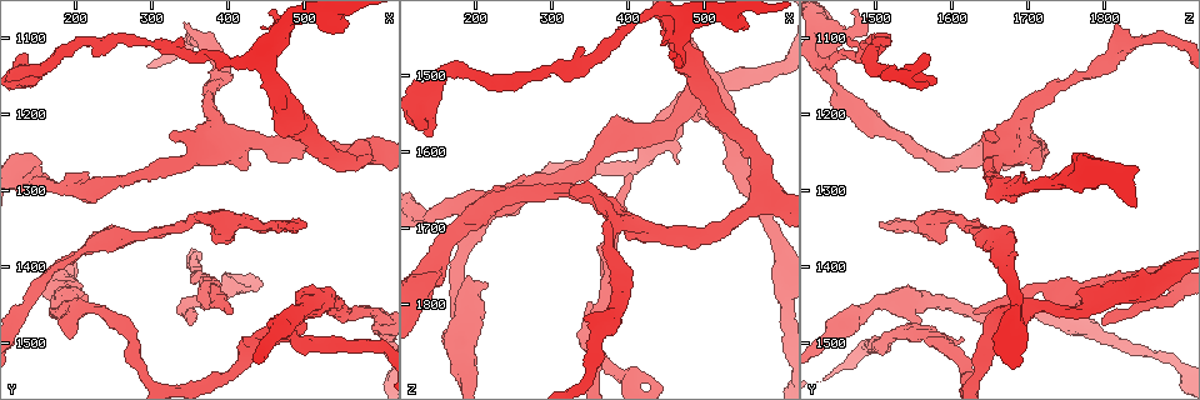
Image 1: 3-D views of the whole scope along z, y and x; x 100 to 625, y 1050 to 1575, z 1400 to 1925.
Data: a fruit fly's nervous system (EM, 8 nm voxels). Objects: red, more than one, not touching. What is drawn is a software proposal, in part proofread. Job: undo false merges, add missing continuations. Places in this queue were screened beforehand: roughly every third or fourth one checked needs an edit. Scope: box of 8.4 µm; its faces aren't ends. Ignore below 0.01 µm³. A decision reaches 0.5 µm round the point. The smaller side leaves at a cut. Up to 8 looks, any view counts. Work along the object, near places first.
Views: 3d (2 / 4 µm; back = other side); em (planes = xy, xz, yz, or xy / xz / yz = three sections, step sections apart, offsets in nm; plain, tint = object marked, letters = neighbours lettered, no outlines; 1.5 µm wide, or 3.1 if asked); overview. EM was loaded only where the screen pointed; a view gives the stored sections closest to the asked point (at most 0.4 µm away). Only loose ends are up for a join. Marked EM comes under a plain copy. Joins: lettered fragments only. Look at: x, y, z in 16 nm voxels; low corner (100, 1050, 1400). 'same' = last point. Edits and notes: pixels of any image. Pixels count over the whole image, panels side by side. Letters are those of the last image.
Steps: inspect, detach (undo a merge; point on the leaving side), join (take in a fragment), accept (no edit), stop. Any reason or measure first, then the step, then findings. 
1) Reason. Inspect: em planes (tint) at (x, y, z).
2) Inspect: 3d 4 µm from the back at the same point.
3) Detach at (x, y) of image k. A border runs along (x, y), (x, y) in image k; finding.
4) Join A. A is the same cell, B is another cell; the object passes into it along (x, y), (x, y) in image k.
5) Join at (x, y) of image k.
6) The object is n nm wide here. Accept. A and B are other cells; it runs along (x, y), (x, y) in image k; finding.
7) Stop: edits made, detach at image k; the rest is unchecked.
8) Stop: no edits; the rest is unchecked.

Sharp bend. Inspect: em yz step 8 (tint) at (495, 1460, 1545).

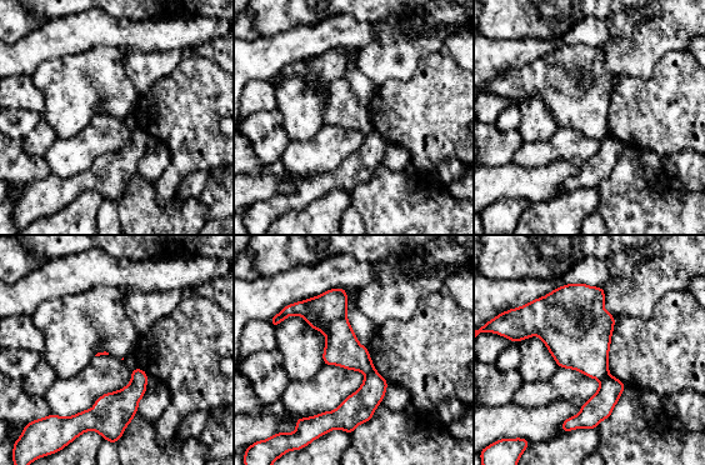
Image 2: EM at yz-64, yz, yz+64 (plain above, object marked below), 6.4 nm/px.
Inspect: em planes (letters) at the same point.

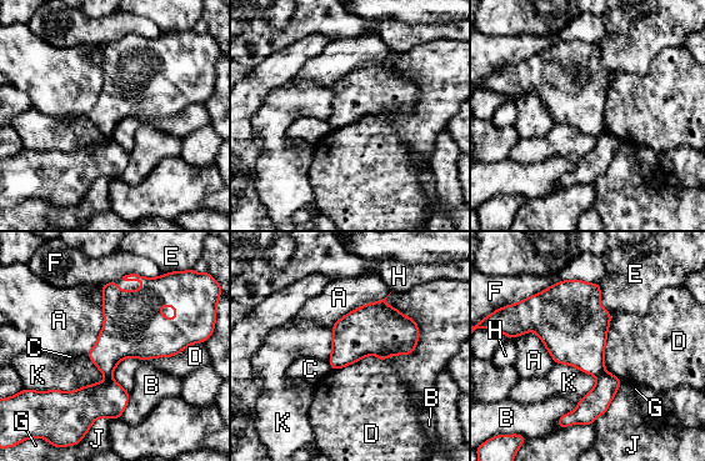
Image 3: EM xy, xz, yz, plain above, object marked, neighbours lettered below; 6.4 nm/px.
Detach at (579, 341) of image 3. A, B, C, D, E, F, G, H, J and K are other cells; a border runs along (603, 370), (596, 376) in image 3; a second neuron is stuck on.

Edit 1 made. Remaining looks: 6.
Free end. Inspect: 3d 4 µm at (340, 1105, 1460).

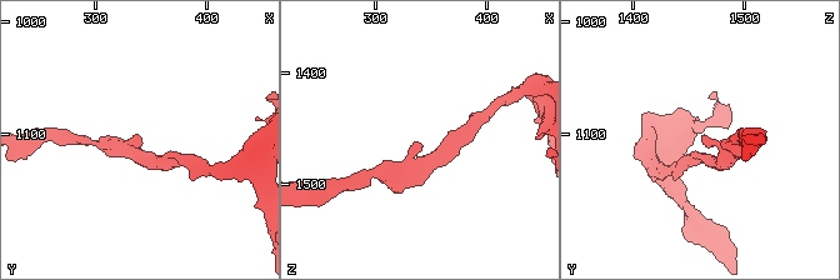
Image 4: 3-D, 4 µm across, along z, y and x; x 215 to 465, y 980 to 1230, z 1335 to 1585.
The arms are 180, 220 nm wide; shape alone is not enough. Inspect: em xy step 8 (letters) at (340, 1102, 1462).

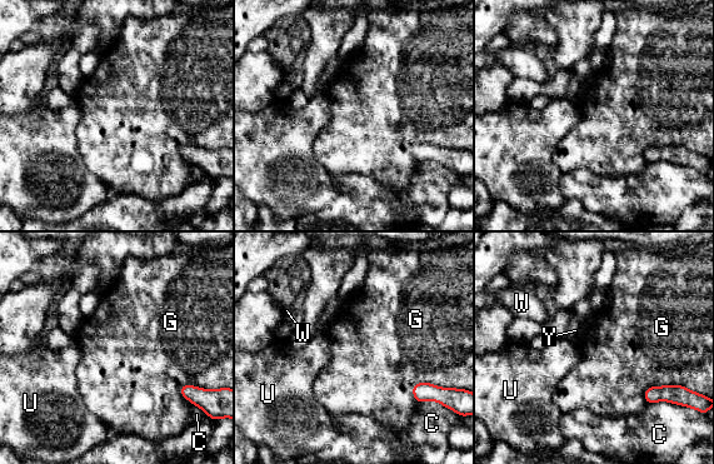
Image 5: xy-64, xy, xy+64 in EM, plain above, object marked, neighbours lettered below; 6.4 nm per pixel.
Inspect: em planes (letters) at the same point.

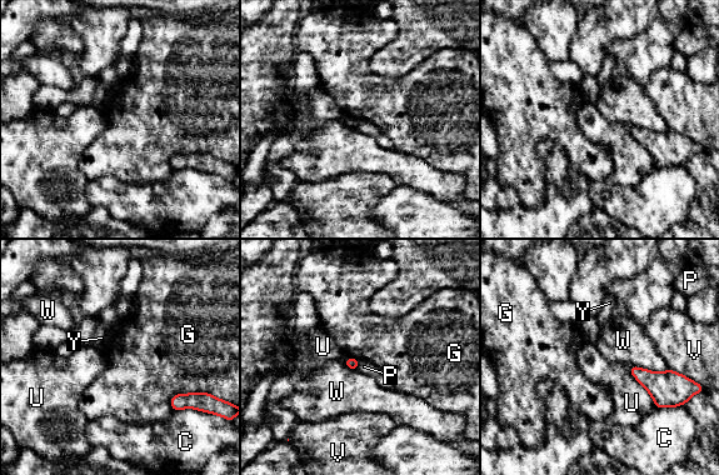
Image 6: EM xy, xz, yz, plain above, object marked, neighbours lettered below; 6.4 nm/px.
Accept. C, G, P, U, V, W and Y are other cells; a border runs along (200, 391), (178, 393), (169, 404) in image 6; none of them fits.

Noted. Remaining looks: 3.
Stop: edits made, detach at image 3; the rest is unchecked.

